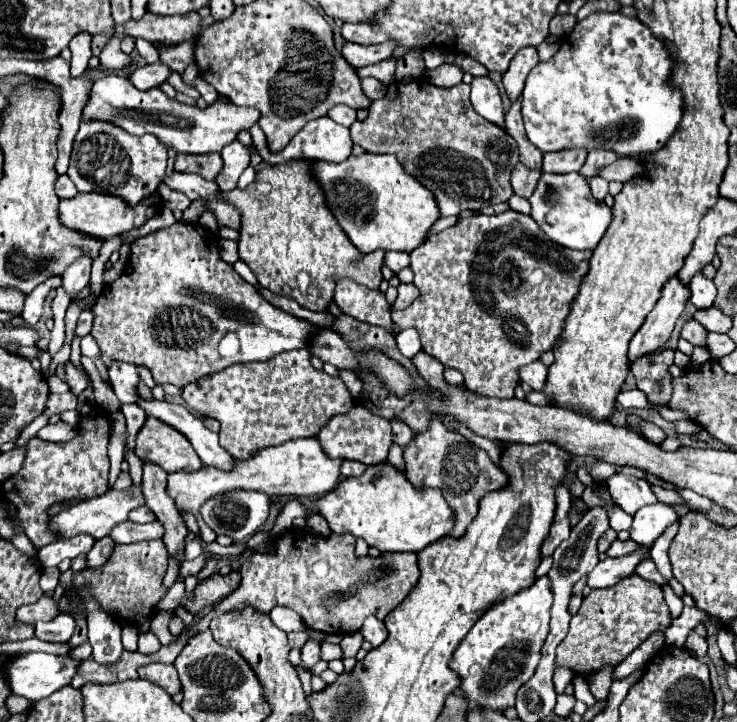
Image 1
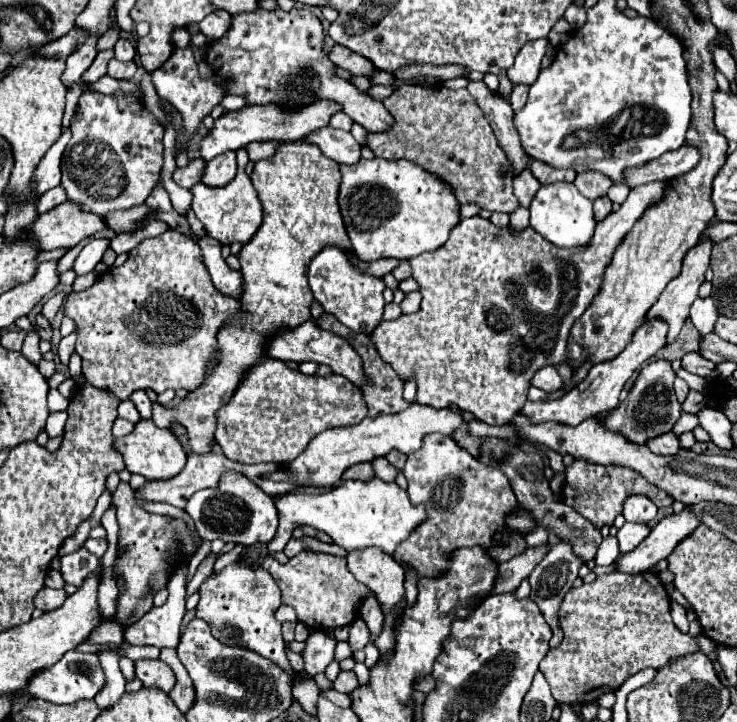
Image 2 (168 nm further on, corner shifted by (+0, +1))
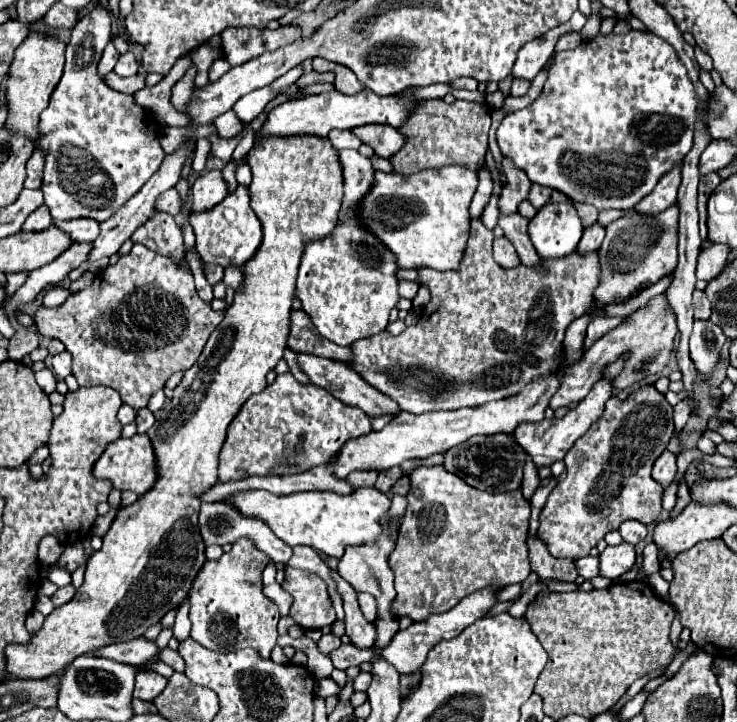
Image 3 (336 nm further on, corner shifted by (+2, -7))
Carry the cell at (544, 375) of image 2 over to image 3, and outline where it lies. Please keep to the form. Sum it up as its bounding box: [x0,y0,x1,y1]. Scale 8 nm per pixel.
[549,295,677,411]

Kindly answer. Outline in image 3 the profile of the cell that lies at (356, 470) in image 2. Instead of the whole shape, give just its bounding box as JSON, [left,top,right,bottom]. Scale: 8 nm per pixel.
[347,469,379,487]

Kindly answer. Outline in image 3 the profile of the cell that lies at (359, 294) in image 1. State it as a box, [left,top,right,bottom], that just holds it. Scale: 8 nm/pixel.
[295,151,399,345]

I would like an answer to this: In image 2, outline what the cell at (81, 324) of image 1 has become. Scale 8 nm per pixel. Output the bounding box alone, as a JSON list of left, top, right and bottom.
[59,331,77,365]

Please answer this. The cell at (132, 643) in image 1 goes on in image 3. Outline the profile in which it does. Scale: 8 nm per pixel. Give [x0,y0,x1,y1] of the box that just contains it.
[135,671,167,701]

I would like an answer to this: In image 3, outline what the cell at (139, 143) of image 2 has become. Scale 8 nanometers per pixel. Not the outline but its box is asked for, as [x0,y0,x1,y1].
[35,5,165,219]

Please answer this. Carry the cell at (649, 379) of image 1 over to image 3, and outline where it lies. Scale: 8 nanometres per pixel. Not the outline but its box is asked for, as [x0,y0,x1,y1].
[537,385,673,561]

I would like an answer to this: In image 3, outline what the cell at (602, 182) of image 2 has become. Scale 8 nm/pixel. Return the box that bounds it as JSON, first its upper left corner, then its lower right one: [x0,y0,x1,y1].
[575,203,597,227]

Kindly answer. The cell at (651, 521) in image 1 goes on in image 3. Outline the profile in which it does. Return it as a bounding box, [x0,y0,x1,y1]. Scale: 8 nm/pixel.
[599,543,635,579]

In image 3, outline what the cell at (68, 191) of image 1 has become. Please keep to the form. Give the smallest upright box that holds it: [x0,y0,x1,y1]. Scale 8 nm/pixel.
[21,205,51,233]

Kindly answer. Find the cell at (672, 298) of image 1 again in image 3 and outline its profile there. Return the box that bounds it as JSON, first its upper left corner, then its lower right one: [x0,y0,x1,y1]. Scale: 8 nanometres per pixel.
[513,359,623,469]

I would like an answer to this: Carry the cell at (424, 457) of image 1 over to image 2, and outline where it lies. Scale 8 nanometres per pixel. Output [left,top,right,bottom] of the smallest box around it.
[395,435,525,577]

